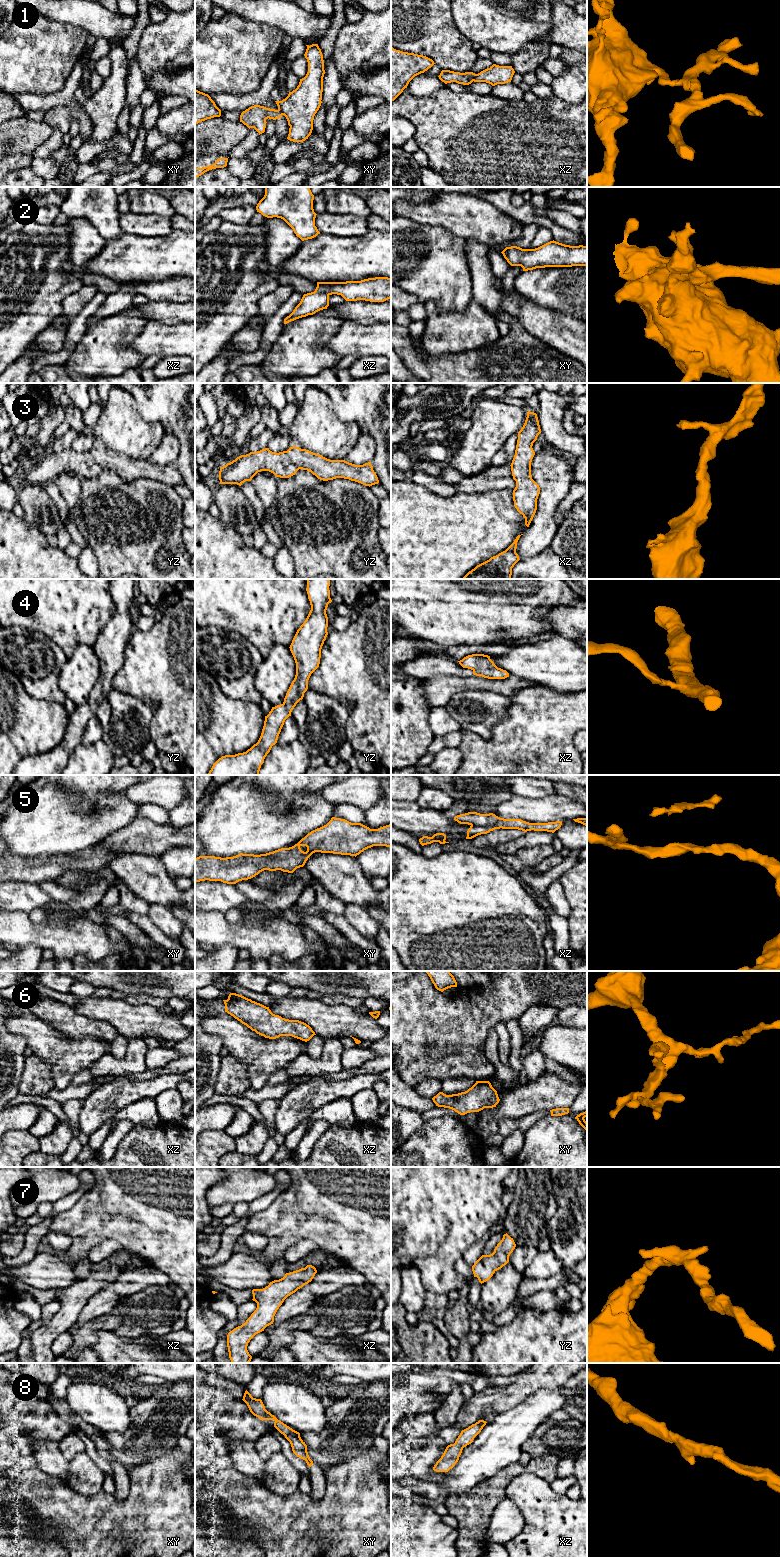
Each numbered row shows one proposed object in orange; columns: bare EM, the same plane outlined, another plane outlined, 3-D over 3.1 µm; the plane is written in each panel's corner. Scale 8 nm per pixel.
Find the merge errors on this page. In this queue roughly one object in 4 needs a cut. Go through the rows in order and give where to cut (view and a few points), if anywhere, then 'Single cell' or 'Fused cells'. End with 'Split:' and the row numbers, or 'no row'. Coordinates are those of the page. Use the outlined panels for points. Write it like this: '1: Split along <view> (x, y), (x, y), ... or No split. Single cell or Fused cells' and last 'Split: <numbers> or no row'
1: Split along xz (477, 74), (473, 80). Fused cells
2: No split. Single cell
3: No split. Single cell
4: No split. Single cell
5: No split. Single cell
6: No split. Single cell
7: No split. Single cell
8: No split. Single cell
Split: 1

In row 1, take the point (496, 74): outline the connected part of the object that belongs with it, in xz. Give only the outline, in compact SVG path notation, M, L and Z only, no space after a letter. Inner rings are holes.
M493 64L476 75L474 82L486 82L495 86L511 82L515 71L512 66L499 66Z

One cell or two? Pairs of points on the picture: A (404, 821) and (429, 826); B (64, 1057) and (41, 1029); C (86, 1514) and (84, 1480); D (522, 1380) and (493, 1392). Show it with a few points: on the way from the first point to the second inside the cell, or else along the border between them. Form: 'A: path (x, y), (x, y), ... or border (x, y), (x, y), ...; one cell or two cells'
A: path (410, 821), (423, 822); one cell
B: path (57, 1050), (43, 1036); one cell
C: border (66, 1485), (81, 1494), (96, 1494), (102, 1490); two cells
D: path (515, 1387), (510, 1392), (500, 1392); one cell

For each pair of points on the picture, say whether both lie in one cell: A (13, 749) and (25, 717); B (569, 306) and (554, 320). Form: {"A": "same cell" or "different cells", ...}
{"A": "same cell", "B": "different cells"}

